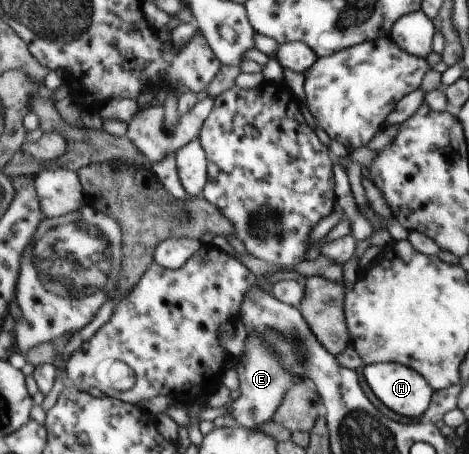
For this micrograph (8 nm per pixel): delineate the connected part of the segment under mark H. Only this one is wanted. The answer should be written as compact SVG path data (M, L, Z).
M373 363L365 365L363 368L365 382L367 382L371 392L389 410L393 410L401 416L407 418L419 418L425 408L429 406L433 390L427 381L416 370L409 368L408 365L399 363Z

